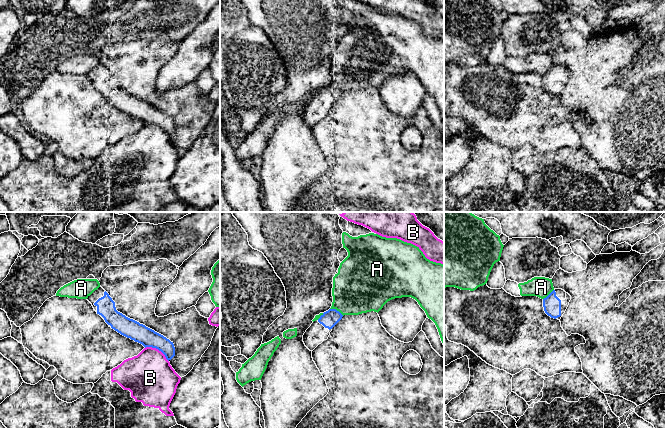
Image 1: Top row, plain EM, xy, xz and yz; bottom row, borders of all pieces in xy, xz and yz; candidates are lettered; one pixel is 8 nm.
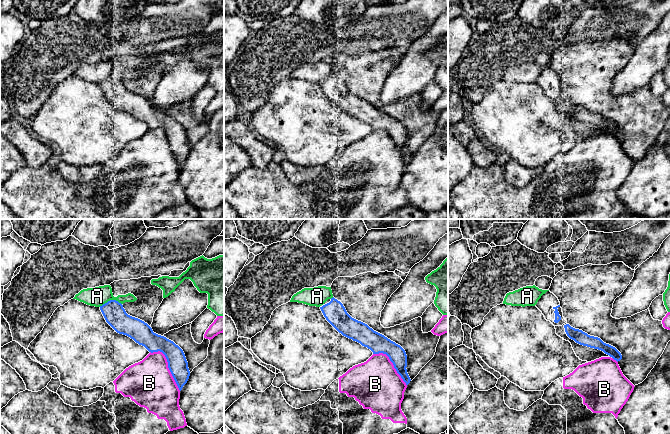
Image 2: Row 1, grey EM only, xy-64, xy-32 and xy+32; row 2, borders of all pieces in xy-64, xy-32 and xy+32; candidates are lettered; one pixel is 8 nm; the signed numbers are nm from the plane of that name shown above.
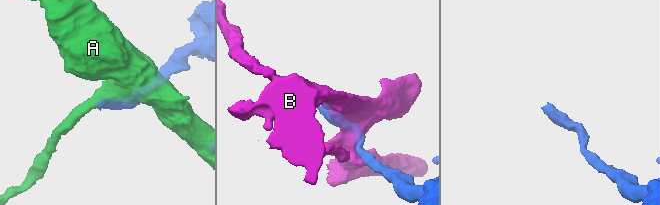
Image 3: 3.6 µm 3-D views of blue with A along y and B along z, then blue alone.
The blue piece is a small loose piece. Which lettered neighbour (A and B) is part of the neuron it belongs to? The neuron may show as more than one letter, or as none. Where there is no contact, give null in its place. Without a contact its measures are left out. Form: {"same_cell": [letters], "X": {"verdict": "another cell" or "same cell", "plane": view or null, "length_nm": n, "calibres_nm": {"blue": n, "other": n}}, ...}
{"same_cell": [], "A": {"verdict": "another cell", "plane": "xz", "length_nm": 130, "calibres_nm": {"blue": 140, "other": 400}}, "B": {"verdict": "another cell", "plane": "xy", "length_nm": 220, "calibres_nm": {"blue": 150, "other": 400}}}

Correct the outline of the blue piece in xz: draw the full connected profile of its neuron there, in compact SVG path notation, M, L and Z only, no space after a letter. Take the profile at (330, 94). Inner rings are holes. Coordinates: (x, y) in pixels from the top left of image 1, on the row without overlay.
M329 85L324 88L304 109L303 118L305 122L310 127L313 127L324 117L324 112L342 95L342 93L343 91L336 85Z

